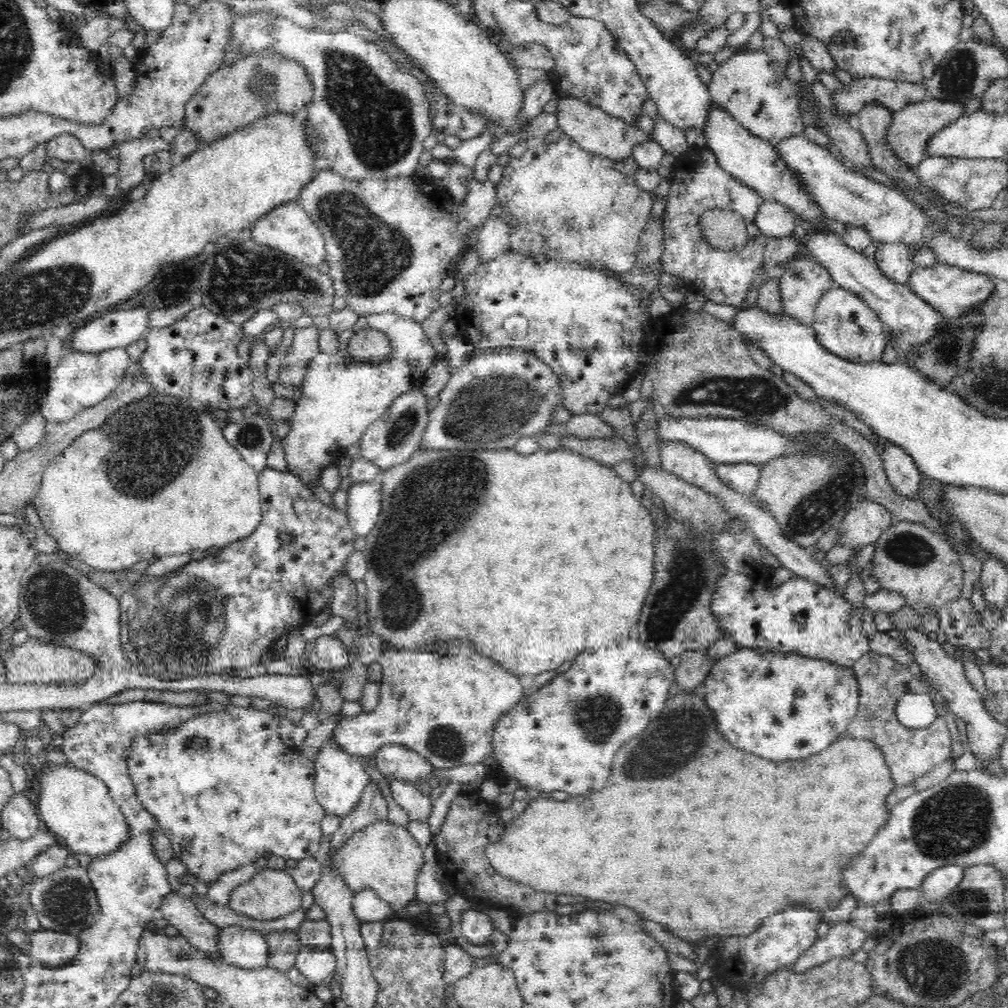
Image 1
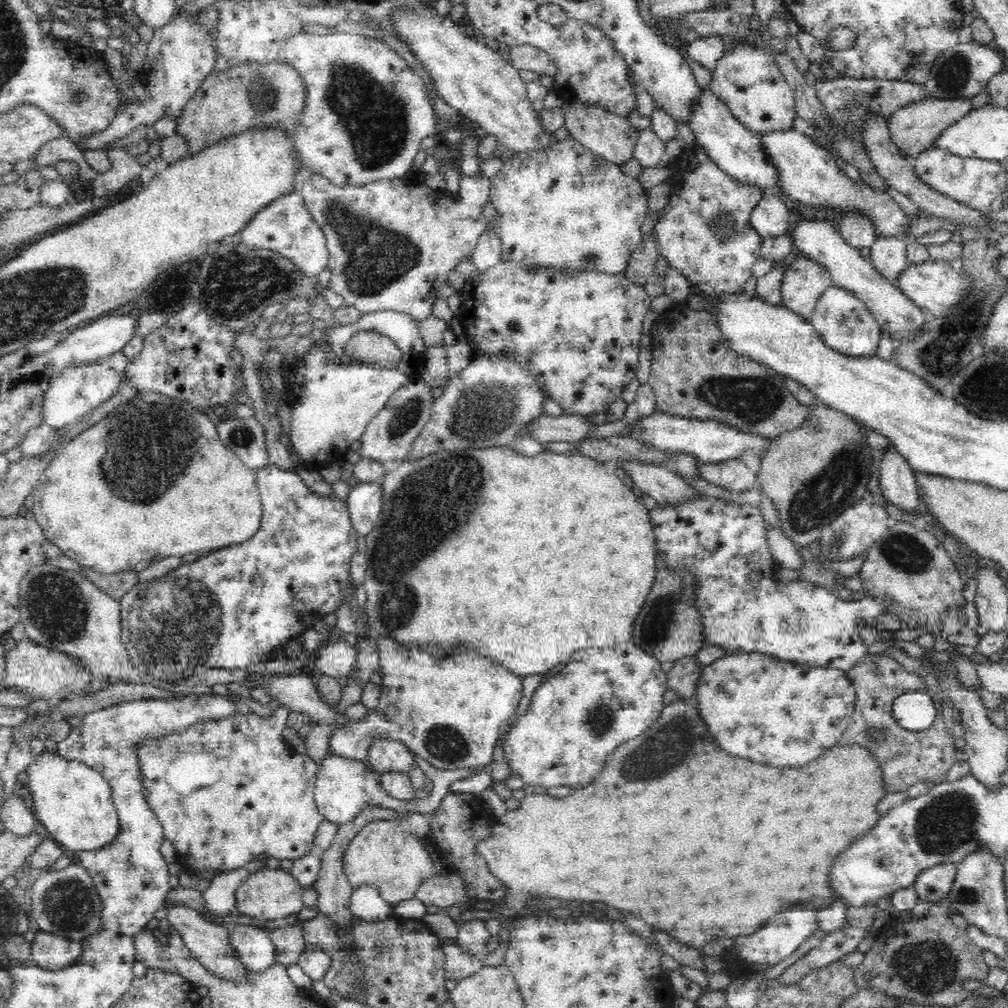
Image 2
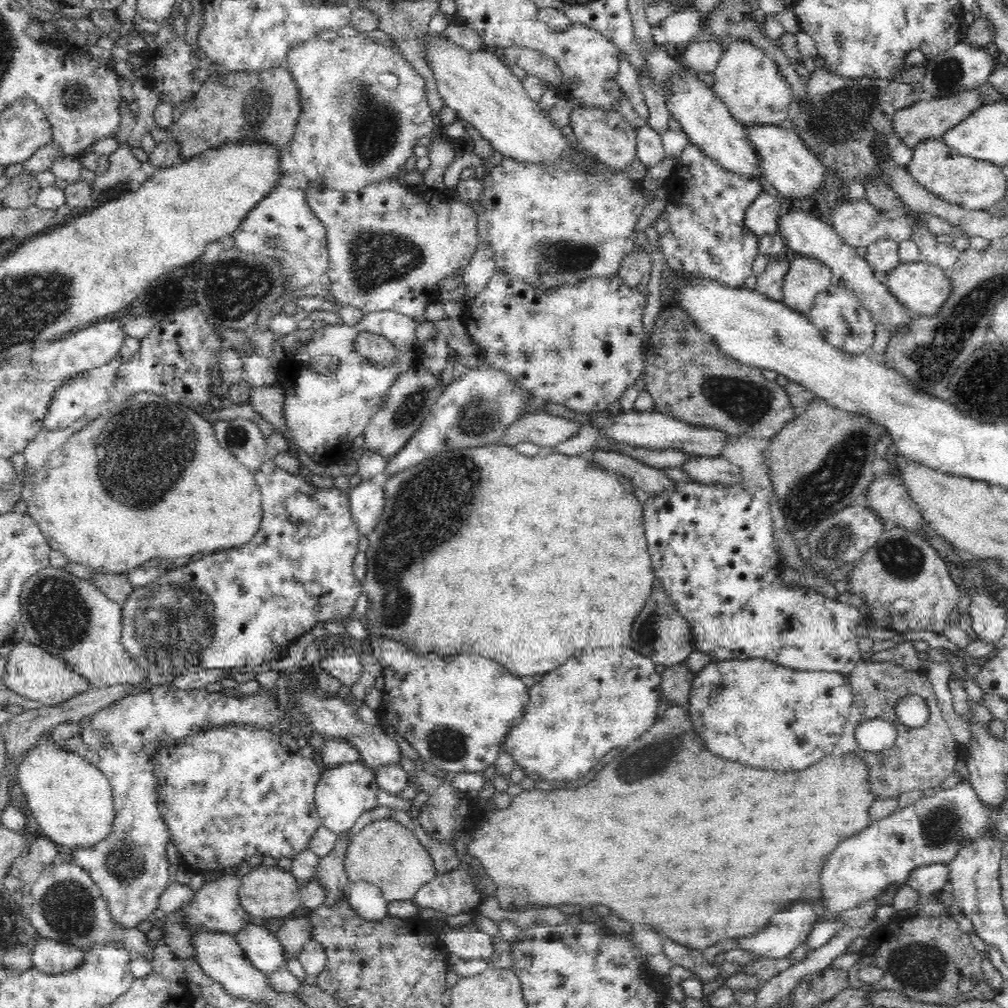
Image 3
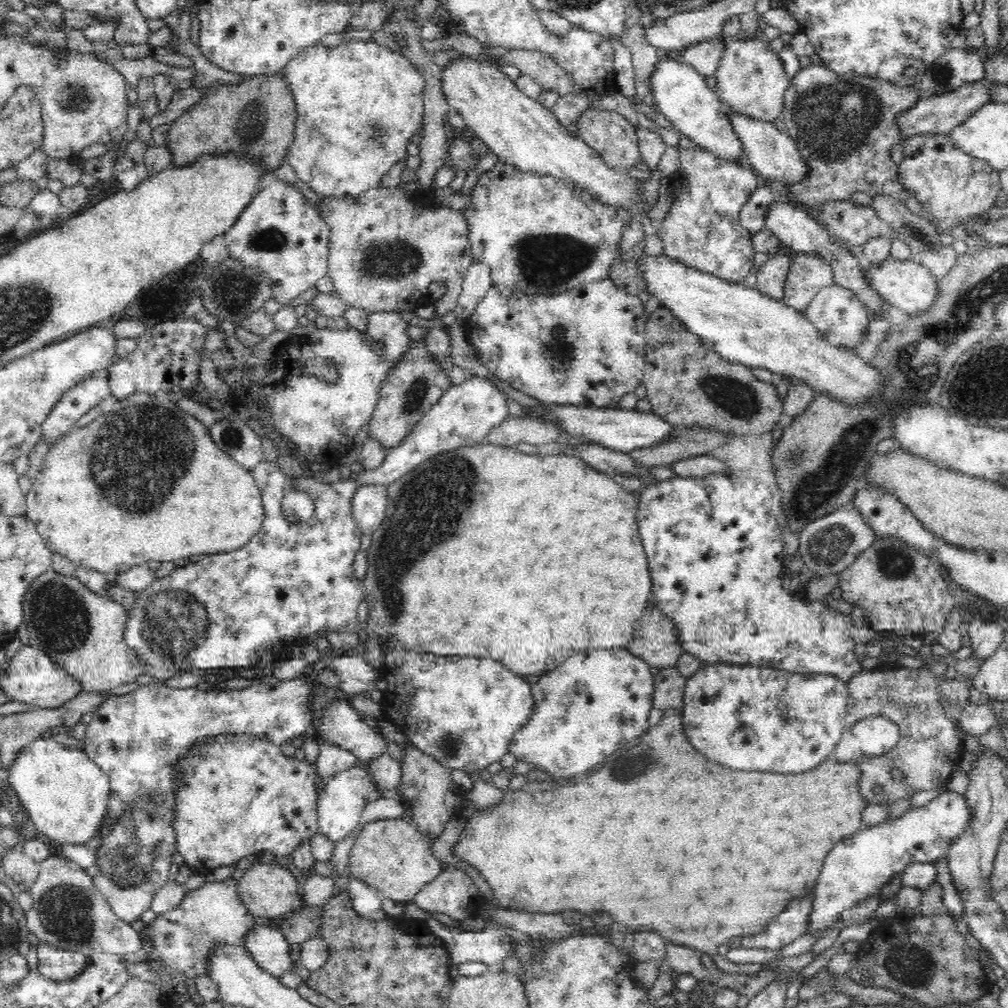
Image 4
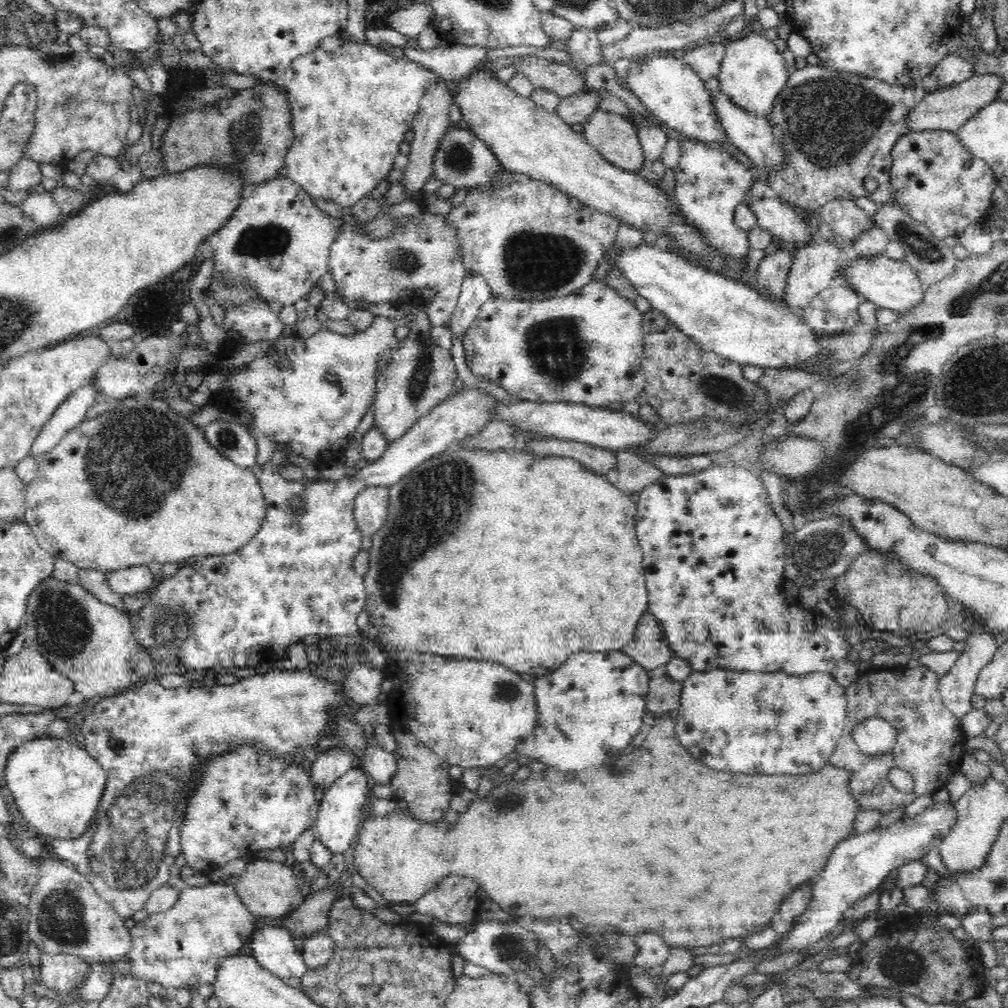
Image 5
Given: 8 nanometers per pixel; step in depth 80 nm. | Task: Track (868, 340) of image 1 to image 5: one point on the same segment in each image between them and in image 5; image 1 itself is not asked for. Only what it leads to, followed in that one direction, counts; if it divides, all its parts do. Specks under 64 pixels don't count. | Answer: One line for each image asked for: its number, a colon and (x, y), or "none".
2: (844, 323)
3: (840, 317)
4: (840, 317)
5: (835, 310)

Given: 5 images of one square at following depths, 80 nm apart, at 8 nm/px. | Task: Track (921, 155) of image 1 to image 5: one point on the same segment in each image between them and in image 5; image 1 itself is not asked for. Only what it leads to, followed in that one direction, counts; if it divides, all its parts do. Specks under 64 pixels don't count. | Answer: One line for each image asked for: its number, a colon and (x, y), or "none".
2: (914, 128)
3: (928, 118)
4: (932, 115)
5: (948, 109)

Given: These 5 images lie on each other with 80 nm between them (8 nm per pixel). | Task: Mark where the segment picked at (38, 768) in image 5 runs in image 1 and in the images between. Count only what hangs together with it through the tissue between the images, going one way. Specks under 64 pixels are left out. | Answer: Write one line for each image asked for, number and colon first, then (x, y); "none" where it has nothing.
1: (77, 808)
2: (74, 803)
3: (72, 801)
4: (67, 796)

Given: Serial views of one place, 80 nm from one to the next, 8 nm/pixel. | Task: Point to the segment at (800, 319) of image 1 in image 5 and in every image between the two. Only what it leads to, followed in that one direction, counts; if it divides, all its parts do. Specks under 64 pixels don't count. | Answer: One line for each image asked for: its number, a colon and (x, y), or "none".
2: (804, 282)
3: (806, 278)
4: (808, 274)
5: (814, 268)

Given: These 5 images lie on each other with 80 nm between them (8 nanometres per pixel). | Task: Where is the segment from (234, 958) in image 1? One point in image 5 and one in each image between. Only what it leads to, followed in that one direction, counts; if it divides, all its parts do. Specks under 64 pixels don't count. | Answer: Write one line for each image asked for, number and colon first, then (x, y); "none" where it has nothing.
2: (252, 947)
3: (260, 946)
4: (267, 946)
5: (273, 947)

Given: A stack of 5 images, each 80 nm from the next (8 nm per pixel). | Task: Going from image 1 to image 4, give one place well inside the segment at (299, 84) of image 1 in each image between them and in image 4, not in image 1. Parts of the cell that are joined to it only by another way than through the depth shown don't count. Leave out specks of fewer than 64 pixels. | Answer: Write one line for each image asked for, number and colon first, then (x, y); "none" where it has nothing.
2: (229, 101)
3: (265, 104)
4: (257, 115)

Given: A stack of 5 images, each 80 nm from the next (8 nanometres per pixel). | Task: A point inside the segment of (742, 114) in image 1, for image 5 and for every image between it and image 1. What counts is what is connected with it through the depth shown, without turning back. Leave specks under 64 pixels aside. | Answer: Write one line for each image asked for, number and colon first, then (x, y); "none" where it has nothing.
2: (747, 80)
3: (750, 83)
4: (751, 81)
5: (753, 73)

